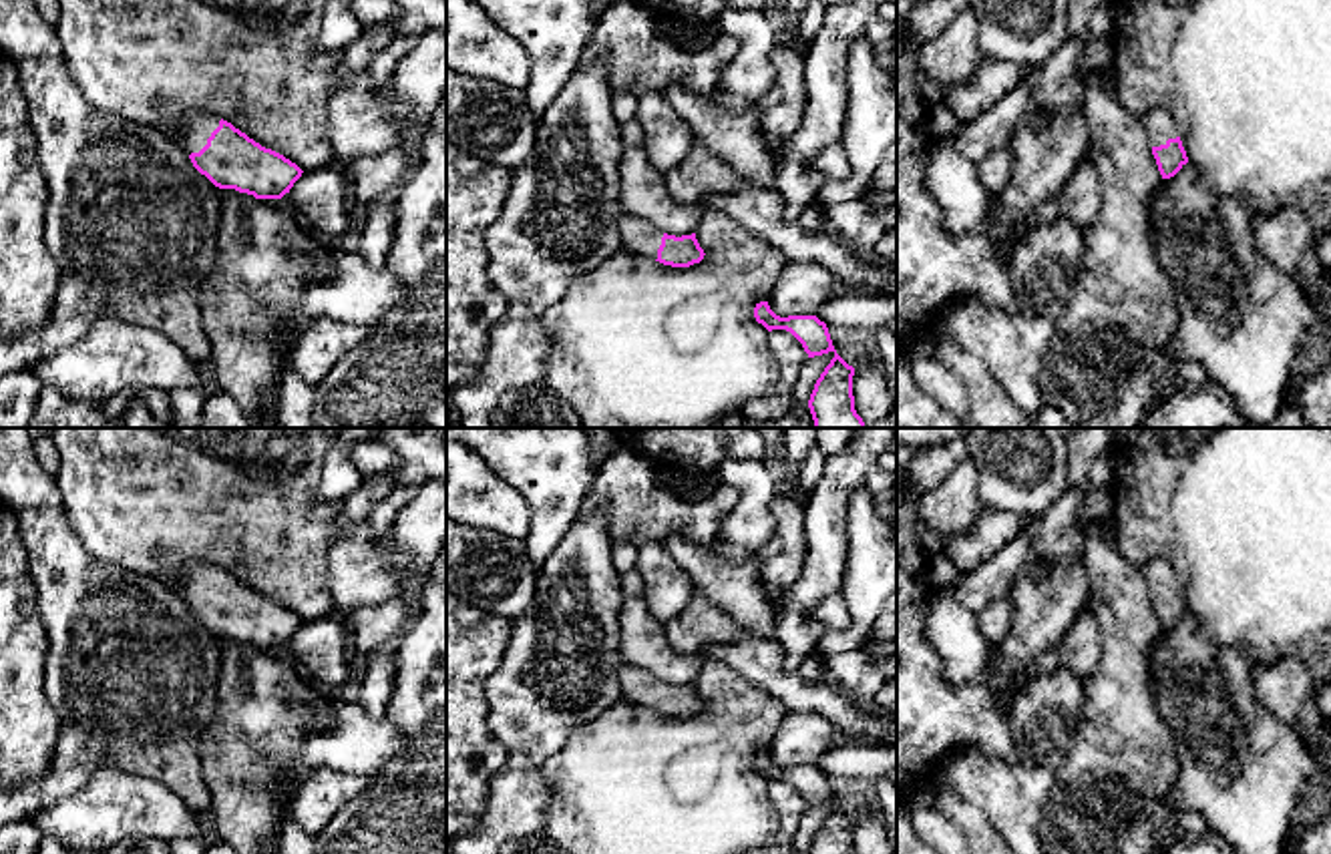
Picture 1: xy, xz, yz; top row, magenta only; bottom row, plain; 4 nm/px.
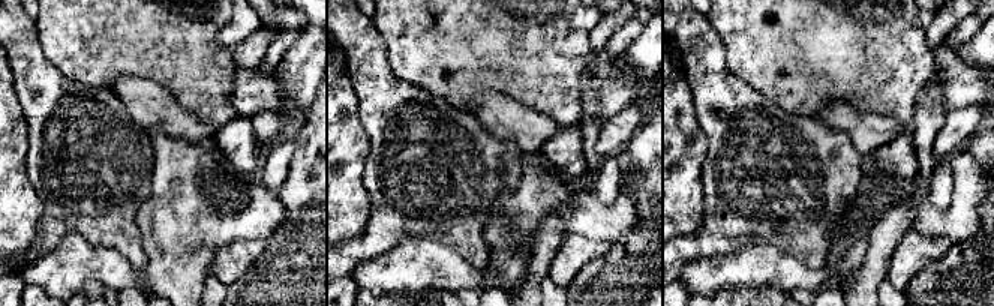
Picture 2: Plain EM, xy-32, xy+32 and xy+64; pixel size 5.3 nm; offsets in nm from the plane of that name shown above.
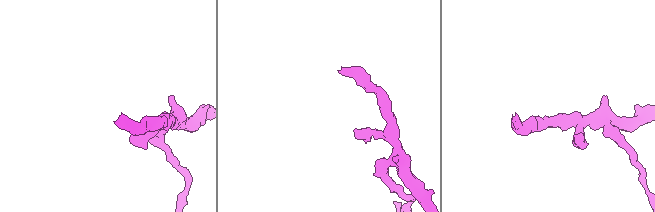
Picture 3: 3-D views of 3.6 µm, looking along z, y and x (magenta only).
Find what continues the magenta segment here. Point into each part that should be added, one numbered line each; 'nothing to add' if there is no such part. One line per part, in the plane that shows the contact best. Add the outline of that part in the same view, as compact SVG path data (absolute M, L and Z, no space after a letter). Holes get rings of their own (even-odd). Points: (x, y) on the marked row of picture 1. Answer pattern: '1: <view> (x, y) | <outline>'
1: xy (192, 131) | M187 113L175 123L175 141L183 151L199 153L211 133L219 127L219 117L207 113Z

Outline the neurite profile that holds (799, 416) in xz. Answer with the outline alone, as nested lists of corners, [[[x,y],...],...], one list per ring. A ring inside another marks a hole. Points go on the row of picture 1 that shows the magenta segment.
[[[794,402],[778,422],[744,422],[740,428],[814,428],[808,404]]]

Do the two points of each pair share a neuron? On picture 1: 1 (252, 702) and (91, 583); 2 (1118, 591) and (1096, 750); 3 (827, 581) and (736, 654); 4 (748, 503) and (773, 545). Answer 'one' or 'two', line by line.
1: two
2: one
3: two
4: one

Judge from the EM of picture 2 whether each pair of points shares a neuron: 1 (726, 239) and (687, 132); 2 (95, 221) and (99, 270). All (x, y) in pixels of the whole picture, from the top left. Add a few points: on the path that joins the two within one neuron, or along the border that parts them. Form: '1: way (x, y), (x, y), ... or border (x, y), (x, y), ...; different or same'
1: border (706, 137), (706, 156), (702, 165), (703, 206); different
2: border (62, 236), (78, 233), (128, 261); different

